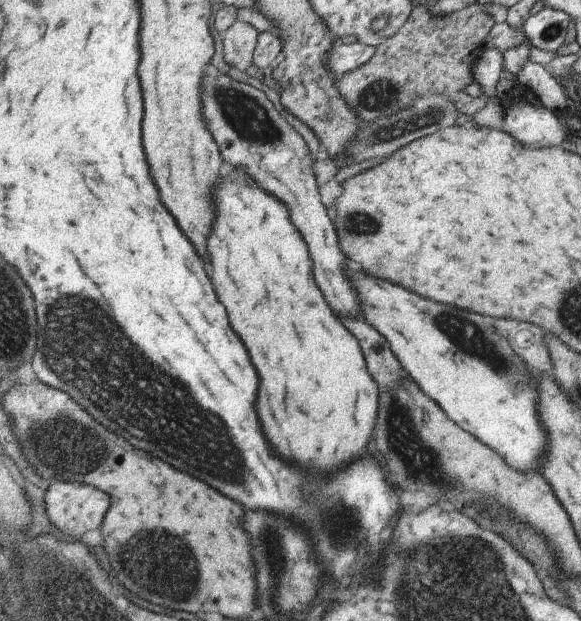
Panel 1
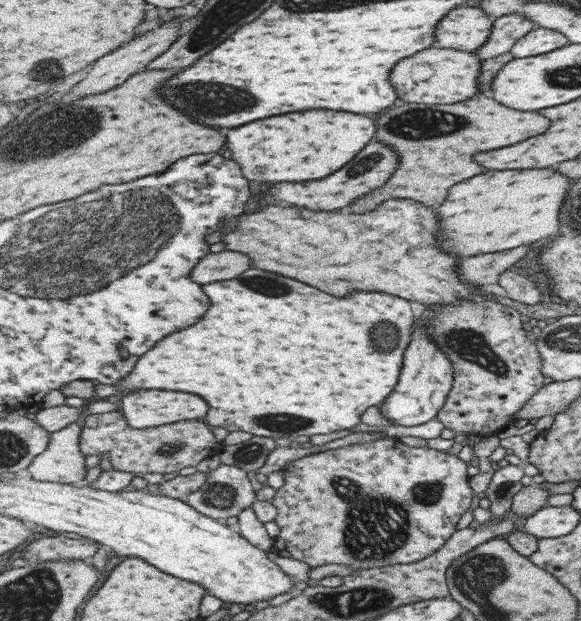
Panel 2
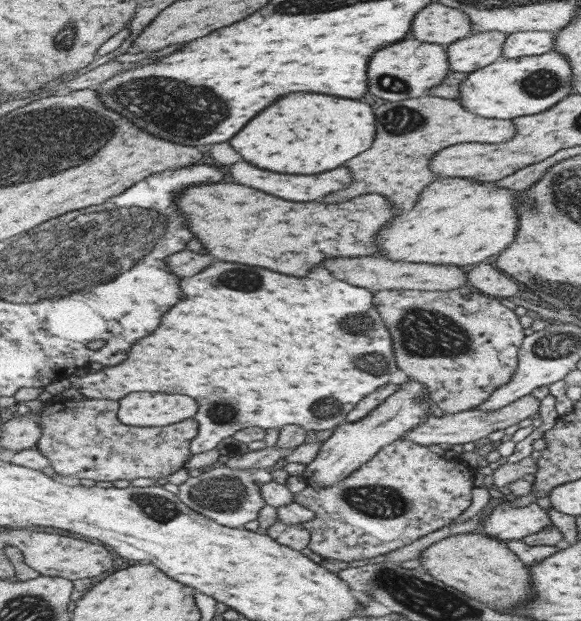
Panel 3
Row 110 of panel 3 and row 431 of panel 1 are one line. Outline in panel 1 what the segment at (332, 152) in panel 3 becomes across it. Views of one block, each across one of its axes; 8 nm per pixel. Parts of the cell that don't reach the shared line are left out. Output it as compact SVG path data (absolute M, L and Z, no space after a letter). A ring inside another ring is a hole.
M239 170L223 178L215 202L219 218L209 238L213 284L217 286L221 302L229 306L233 328L245 338L245 346L249 346L257 370L261 370L257 414L261 414L261 422L265 422L265 434L269 434L273 450L287 462L321 474L325 470L341 470L341 466L367 452L377 424L379 386L367 370L361 344L327 304L313 276L313 260L307 244L291 224L289 210L277 198L255 186L245 172Z

